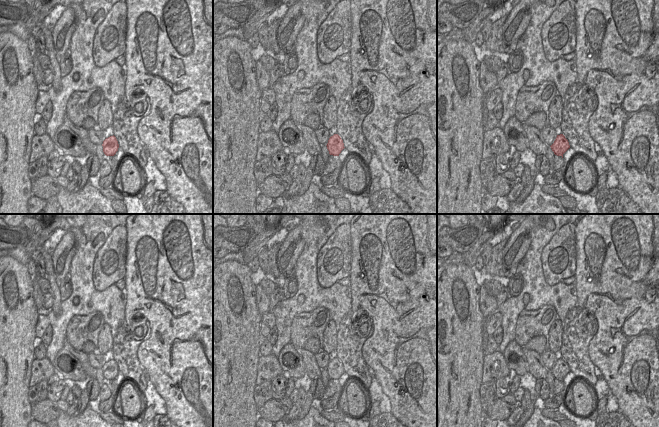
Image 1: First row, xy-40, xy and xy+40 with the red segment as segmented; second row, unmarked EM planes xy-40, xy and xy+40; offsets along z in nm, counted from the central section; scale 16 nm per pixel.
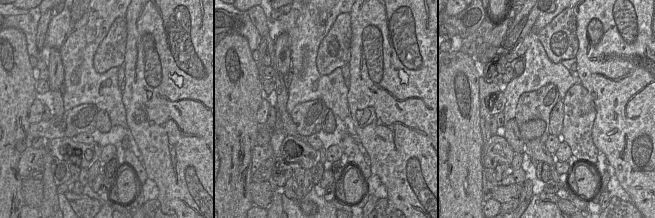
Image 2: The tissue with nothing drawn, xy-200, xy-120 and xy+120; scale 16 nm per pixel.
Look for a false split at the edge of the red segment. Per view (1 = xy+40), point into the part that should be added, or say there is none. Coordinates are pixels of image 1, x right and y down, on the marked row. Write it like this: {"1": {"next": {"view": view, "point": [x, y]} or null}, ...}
{"1": {"next": null}}

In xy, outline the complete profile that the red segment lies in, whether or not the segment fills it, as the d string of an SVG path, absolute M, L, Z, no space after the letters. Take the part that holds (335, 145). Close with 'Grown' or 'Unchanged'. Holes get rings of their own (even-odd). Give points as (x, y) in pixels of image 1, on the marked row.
M338 134L331 136L327 143L327 149L330 155L339 156L341 151L345 148L343 140Z. Unchanged

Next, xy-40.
M110 136L103 141L103 152L106 156L114 156L118 151L119 144L116 137Z. Unchanged

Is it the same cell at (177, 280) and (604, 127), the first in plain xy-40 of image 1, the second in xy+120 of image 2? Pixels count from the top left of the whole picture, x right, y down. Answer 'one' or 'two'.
one

